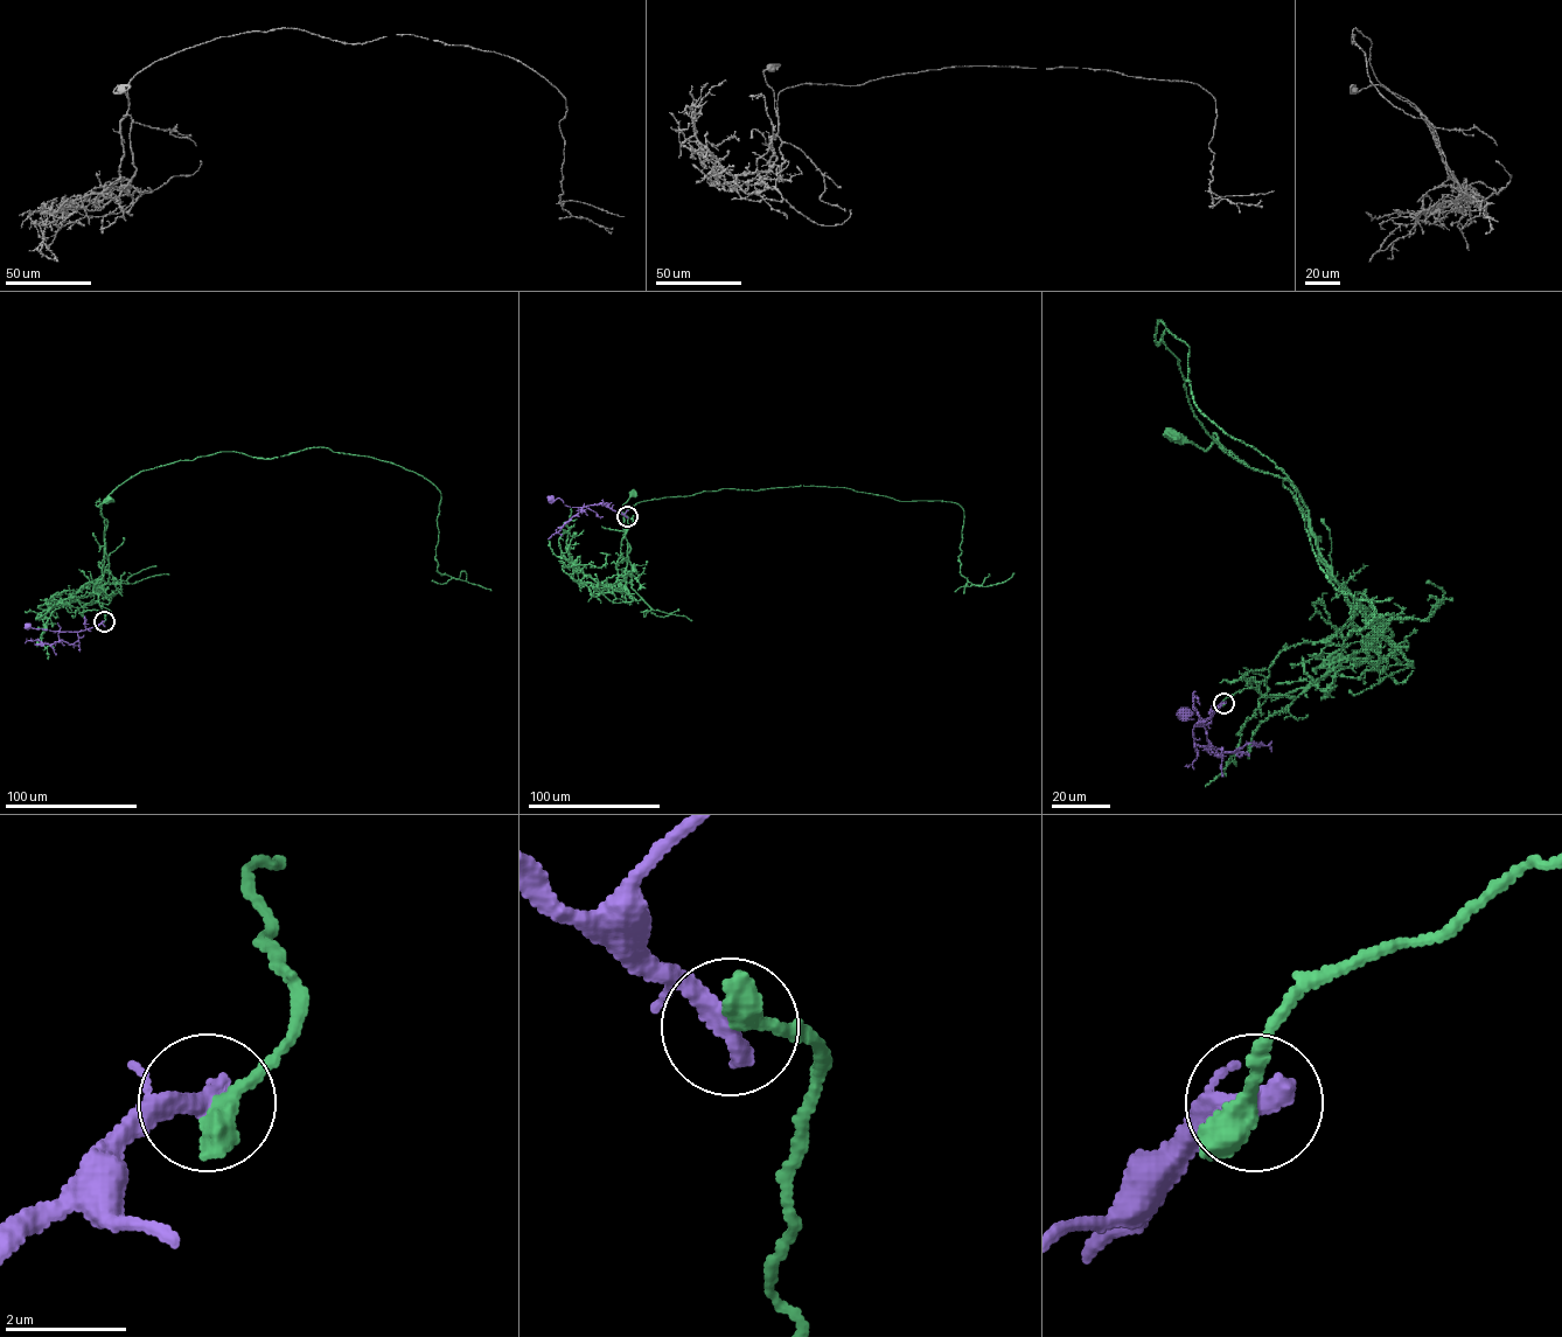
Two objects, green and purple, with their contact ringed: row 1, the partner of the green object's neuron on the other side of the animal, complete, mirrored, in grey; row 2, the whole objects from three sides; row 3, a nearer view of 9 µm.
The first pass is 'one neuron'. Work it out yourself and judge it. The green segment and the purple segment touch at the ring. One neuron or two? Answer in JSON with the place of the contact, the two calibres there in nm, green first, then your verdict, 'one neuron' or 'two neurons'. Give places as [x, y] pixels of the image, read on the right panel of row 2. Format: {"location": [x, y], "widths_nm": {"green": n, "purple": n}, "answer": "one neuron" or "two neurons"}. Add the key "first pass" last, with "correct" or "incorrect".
{"location": [1224, 703], "widths_nm": {"green": 480, "purple": 420}, "answer": "two neurons", "first pass": "incorrect"}

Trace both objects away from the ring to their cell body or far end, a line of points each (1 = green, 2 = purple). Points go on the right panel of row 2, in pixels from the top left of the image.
1: (1224, 703), (1282, 650), (1348, 625), (1353, 608), (1284, 480), (1214, 433), (1204, 450), (1173, 433)
2: (1224, 703), (1194, 726), (1198, 726), (1203, 722), (1183, 719), (1187, 716), (1185, 714)

